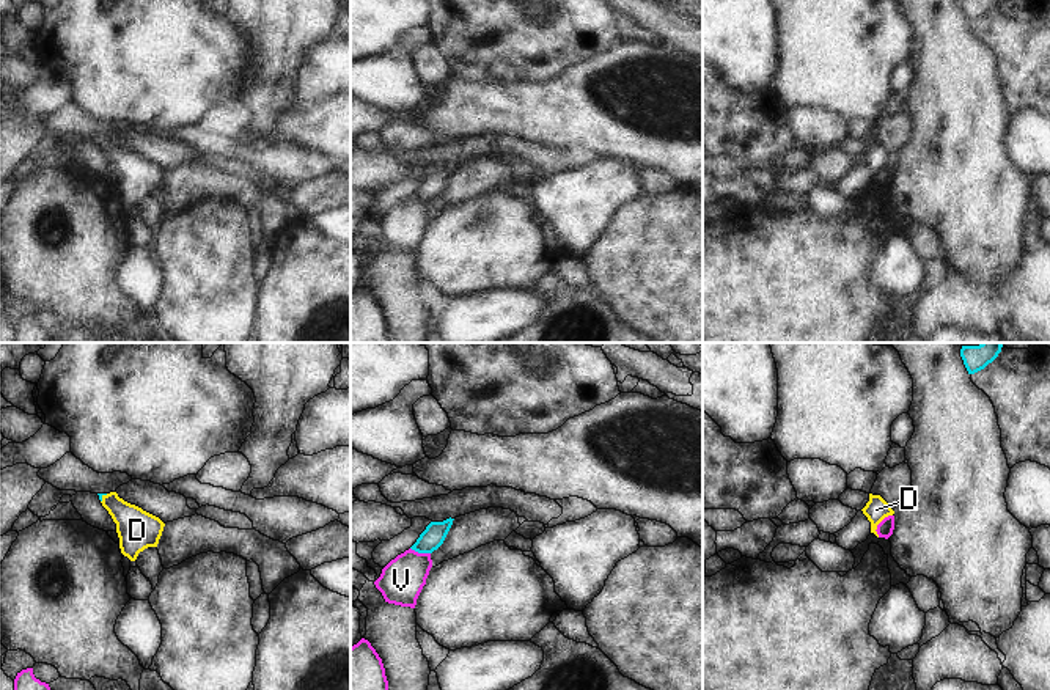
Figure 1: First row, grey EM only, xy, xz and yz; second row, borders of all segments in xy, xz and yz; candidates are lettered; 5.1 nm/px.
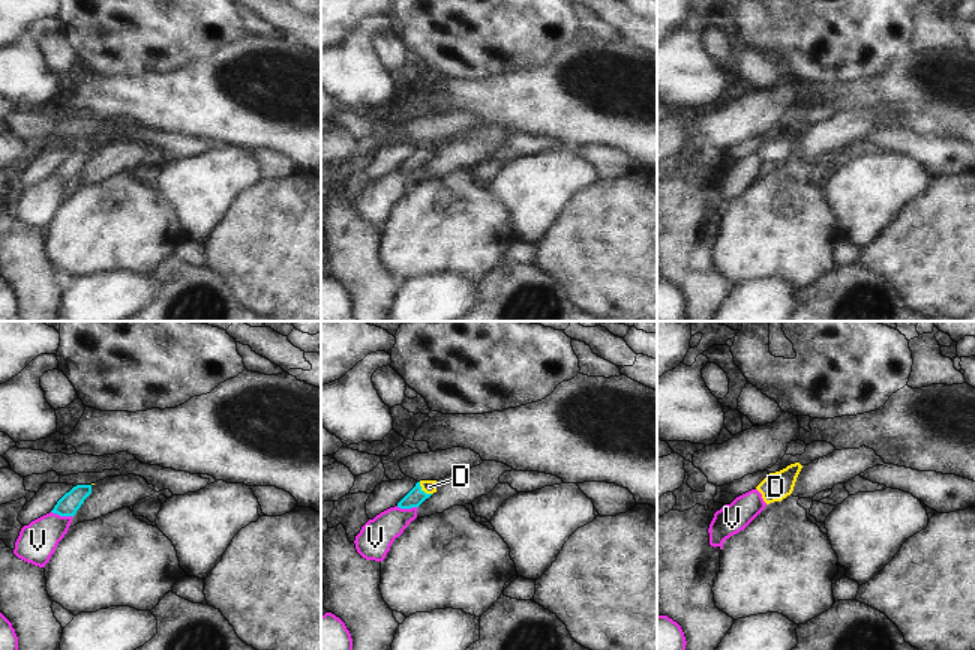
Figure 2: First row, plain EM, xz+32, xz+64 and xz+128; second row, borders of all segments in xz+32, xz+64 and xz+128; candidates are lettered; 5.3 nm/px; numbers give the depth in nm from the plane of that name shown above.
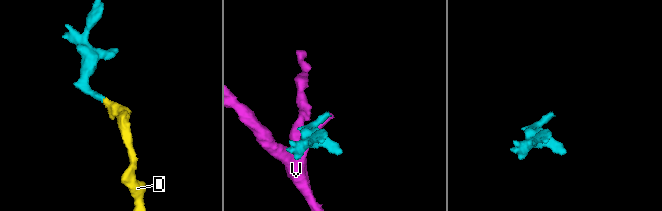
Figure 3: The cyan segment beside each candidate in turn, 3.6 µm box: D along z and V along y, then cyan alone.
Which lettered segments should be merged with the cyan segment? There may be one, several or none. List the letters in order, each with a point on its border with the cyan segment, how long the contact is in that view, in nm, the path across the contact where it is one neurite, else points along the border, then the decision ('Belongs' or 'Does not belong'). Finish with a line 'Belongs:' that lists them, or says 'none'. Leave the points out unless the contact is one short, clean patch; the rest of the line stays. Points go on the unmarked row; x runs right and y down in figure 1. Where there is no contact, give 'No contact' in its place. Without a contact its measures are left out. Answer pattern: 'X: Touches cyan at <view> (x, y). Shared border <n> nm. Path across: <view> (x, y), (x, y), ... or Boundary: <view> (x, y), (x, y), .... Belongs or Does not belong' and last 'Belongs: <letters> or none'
D: Touches cyan at xy (101, 145). Shared border 60 nm. Path across: xy (98, 142), (101, 145), (137, 178). Belongs
V: Touches cyan at xz (420, 200). Shared border 110 nm. Does not belong
Belongs: D

